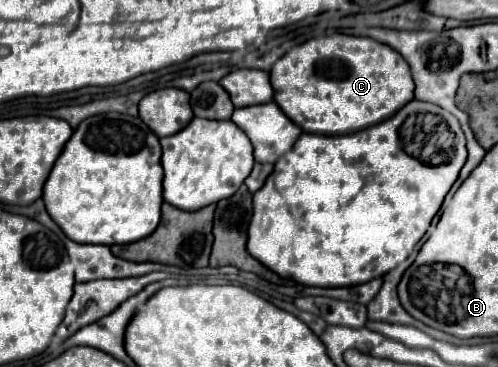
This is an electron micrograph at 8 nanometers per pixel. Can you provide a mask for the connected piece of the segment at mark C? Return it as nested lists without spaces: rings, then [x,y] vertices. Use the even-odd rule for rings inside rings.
[[[347,34],[311,38],[291,48],[285,56],[281,56],[273,64],[269,76],[273,86],[273,100],[279,104],[279,108],[303,132],[313,132],[313,134],[351,134],[369,128],[373,124],[379,124],[391,118],[409,100],[413,100],[413,90],[415,90],[413,78],[409,74],[409,64],[397,50],[367,36],[347,36]]]

